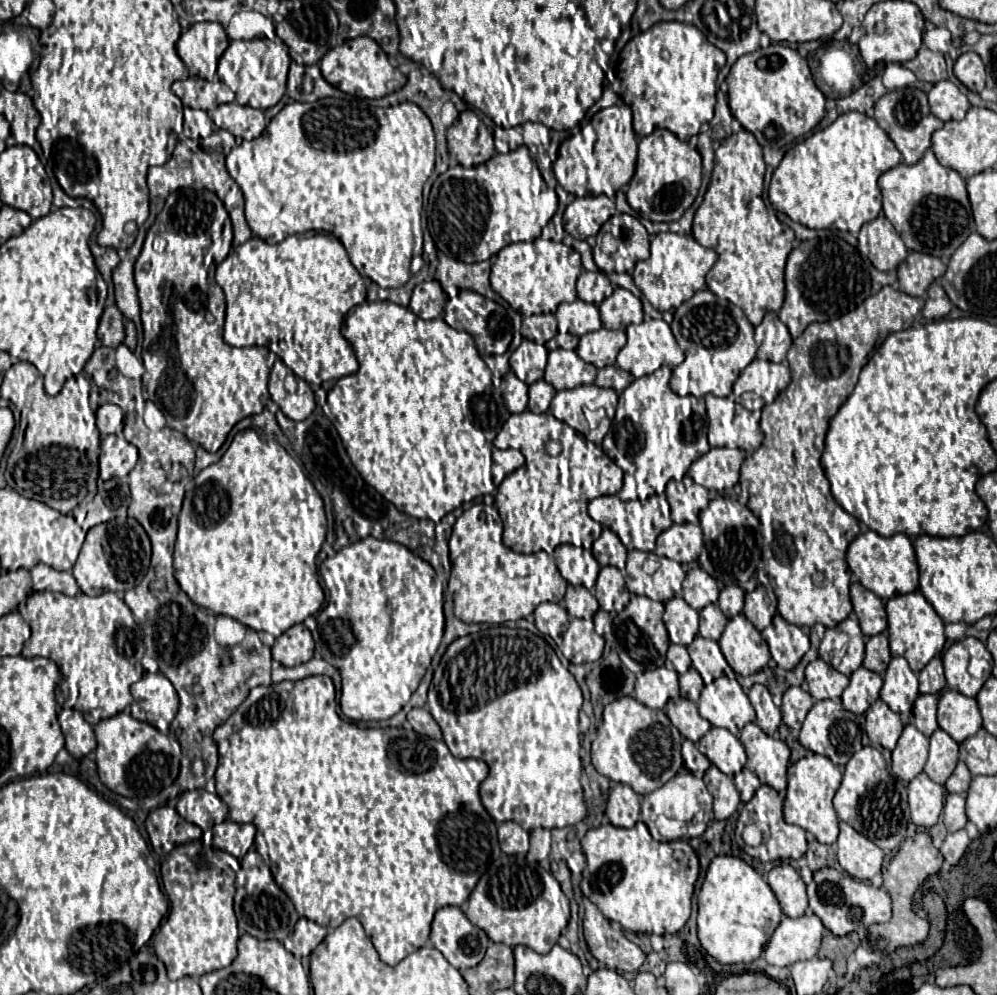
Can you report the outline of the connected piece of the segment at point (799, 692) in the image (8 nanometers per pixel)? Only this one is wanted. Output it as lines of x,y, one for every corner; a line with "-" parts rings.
789,687
783,693
783,705
781,705
781,713
783,713
783,723
787,727
791,727
791,731
799,731
801,723
805,719
805,715
809,713
809,709
813,707
813,697
803,691
801,687

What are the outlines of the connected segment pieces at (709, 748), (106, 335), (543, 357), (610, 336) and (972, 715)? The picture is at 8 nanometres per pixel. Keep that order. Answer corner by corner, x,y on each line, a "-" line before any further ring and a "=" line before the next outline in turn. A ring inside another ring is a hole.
711,727
699,739
699,751
729,777
739,773
745,765
745,749
741,741
727,729
=
111,305
111,307
105,307
103,315
101,315
101,321
99,321
99,339
105,347
117,347
123,343
125,339
125,323
123,323
123,315
121,311
=
523,339
517,351
511,355
509,365
521,381
531,385
543,379
543,369
546,367
548,354
548,349
544,345
=
601,327
597,331
585,333
579,339
577,355
595,367
607,367
615,363
615,357
623,345
625,345
625,331
621,329
611,331
=
945,691
939,699
937,721
957,743
977,733
981,727
981,713
973,697
965,697
957,691

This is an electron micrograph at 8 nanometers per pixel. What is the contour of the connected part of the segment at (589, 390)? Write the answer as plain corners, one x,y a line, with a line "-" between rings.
581,385
575,389
565,389
565,391
557,391
557,395
553,397
553,403
549,407
549,411
563,423
567,423
569,427
573,427
577,433
581,433
585,439
593,441
597,447
601,447
601,441
605,437
605,433
611,427
611,421
615,417
615,407
617,407
617,393
597,387
597,385

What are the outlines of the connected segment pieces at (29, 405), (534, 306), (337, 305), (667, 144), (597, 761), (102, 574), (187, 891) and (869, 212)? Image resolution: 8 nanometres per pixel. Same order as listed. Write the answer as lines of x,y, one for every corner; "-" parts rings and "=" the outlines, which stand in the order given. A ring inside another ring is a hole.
19,361
11,365
11,369
3,377
1,385
1,397
9,399
21,412
21,418
26,418
27,428
24,435
24,447
27,451
25,459
19,459
19,463
7,460
7,469
4,477
7,485
15,488
19,495
25,495
27,499
41,501
61,513
71,513
73,507
77,507
87,493
93,493
97,489
97,477
99,477
99,429
95,427
95,412
98,407
99,389
83,375
72,377
63,385
63,389
51,397
47,395
43,386
43,375
25,361
=
535,239
531,243
507,245
497,253
495,263
491,265
491,287
521,315
555,313
559,303
577,299
575,281
581,271
581,255
575,249
563,243
=
307,231
275,245
251,237
217,265
215,281
227,299
225,343
267,347
311,387
357,371
353,347
341,335
341,325
347,311
365,301
365,283
335,235
=
655,129
651,135
639,139
639,157
637,157
637,169
633,179
629,181
627,187
627,203
631,209
641,213
649,221
677,221
695,201
697,193
701,187
701,155
697,149
689,147
685,141
677,139
671,131
667,129
=
617,699
603,709
603,723
593,739
591,759
595,769
611,781
629,785
635,793
647,795
663,787
683,765
681,733
671,725
663,711
653,711
637,699
=
127,517
125,523
117,523
113,519
89,529
77,563
73,565
73,577
85,595
95,595
103,591
123,593
141,583
147,573
149,559
151,543
141,523
137,523
133,517
=
199,839
191,843
177,845
161,865
161,879
165,885
165,893
171,901
171,911
163,925
159,927
157,935
153,935
153,949
157,957
165,963
169,979
181,979
185,975
189,977
201,977
209,971
221,969
231,965
231,961
237,957
237,942
239,939
238,922
233,913
233,895
235,895
236,873
229,867
229,861
235,859
233,855
227,855
225,851
213,849
203,845
=
849,111
839,115
829,127
819,129
807,139
795,143
785,153
779,167
773,171
769,183
769,201
777,211
789,215
793,221
809,229
837,229
857,235
861,225
875,219
881,211
881,191
877,187
879,175
899,163
901,153
889,135
875,123
875,119
859,111

